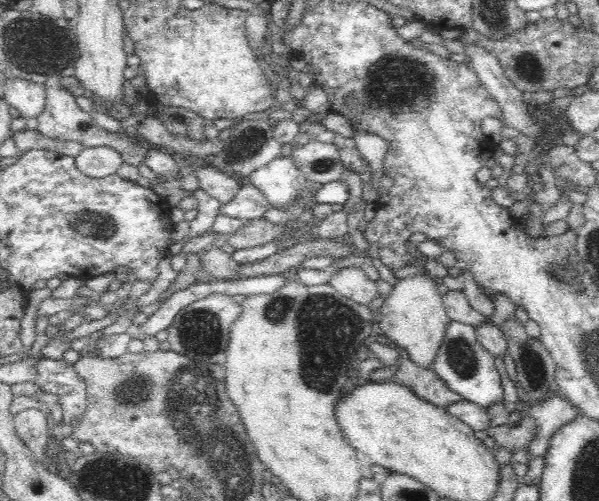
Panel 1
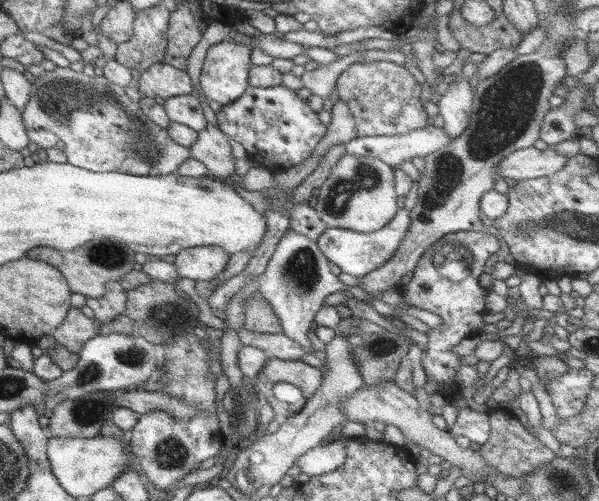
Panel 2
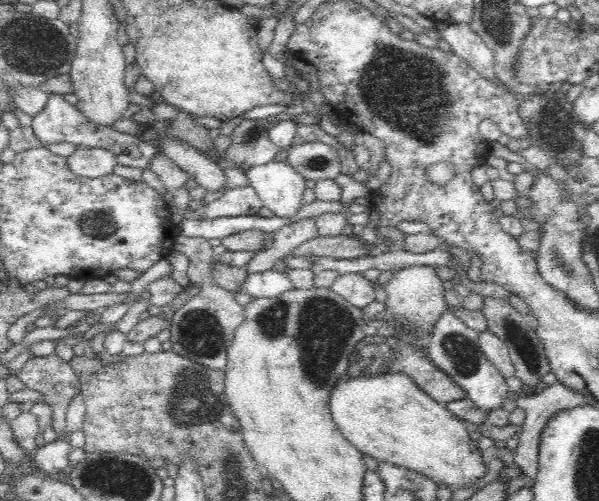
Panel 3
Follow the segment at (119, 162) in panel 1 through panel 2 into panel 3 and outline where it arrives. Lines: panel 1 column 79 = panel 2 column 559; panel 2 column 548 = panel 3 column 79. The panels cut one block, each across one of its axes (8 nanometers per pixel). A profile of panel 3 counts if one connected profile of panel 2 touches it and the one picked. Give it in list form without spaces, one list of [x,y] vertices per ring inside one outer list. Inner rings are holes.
[[[78,146],[67,159],[68,166],[74,174],[91,179],[114,173],[119,163],[116,155],[109,150],[82,146]]]

